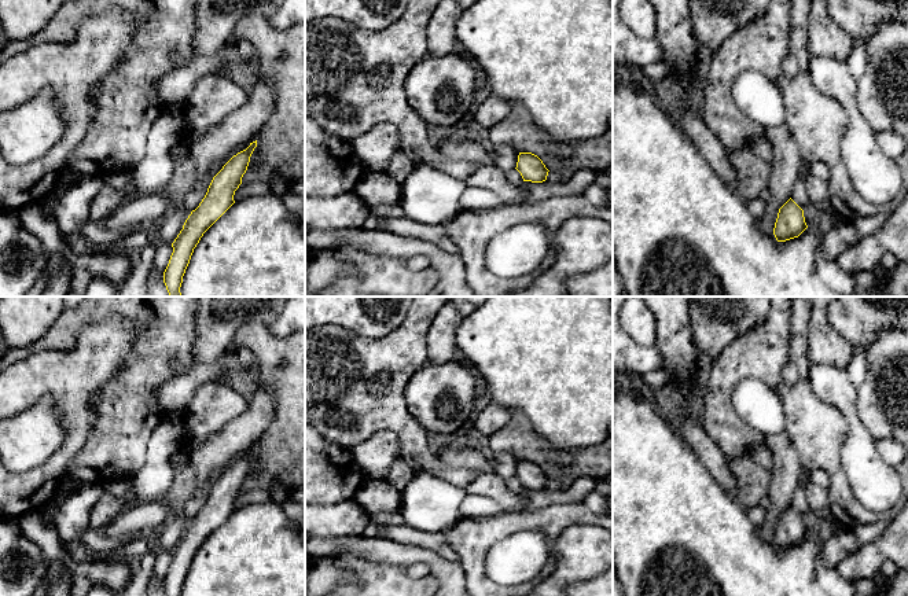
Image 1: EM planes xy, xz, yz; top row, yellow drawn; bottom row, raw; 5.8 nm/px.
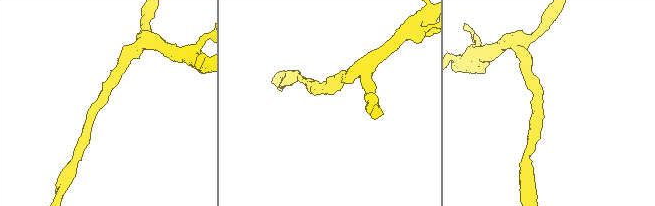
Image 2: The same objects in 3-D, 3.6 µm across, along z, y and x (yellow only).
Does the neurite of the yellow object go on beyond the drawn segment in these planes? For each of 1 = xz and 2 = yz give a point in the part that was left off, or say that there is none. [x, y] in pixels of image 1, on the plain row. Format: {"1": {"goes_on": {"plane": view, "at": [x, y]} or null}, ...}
{"1": {"goes_on": null}, "2": {"goes_on": null}}

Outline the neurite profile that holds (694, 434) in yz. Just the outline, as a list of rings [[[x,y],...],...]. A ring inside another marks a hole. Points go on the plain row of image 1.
[[[687,408],[680,413],[680,435],[698,455],[717,483],[732,497],[736,493],[736,479],[728,466],[725,453],[712,441],[705,428],[690,416]]]

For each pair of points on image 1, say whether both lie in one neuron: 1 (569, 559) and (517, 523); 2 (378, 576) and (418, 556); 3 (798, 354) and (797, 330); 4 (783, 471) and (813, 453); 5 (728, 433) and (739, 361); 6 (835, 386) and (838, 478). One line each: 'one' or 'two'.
1: two
2: two
3: one
4: two
5: one
6: two

